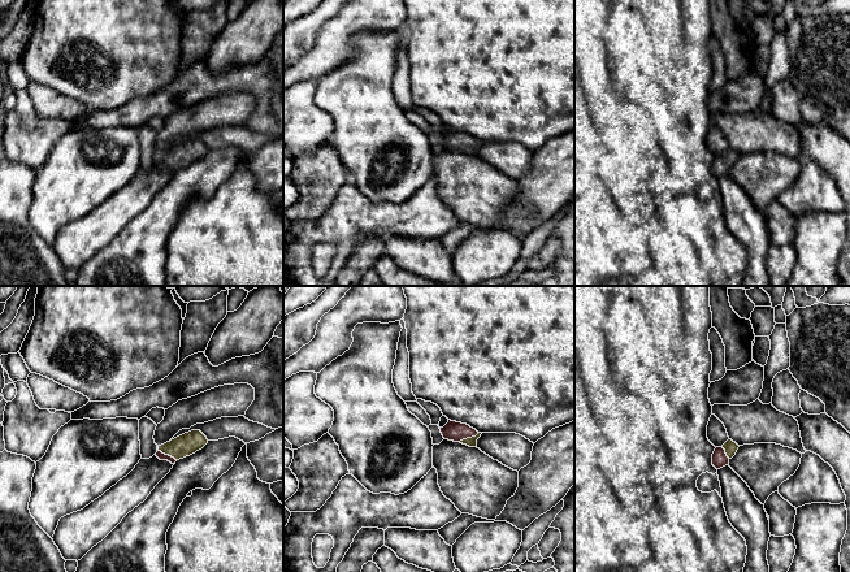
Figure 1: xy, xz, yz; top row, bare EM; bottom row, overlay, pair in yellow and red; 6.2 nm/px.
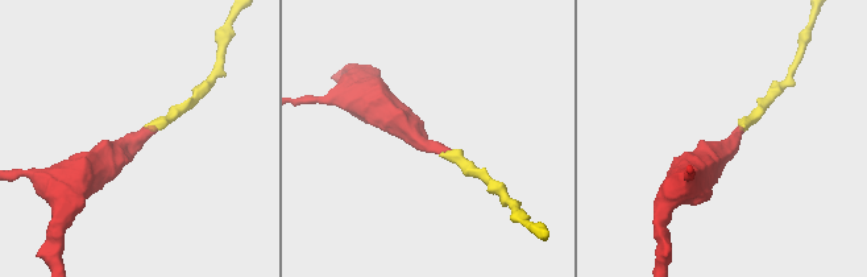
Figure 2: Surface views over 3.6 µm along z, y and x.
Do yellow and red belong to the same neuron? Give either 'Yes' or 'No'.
Yes

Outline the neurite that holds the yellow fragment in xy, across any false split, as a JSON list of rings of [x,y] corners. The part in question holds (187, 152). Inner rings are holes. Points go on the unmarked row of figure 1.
[[[191,139],[159,155],[156,165],[160,169],[168,169],[175,173],[177,169],[195,162],[207,152],[208,148],[200,139]]]

